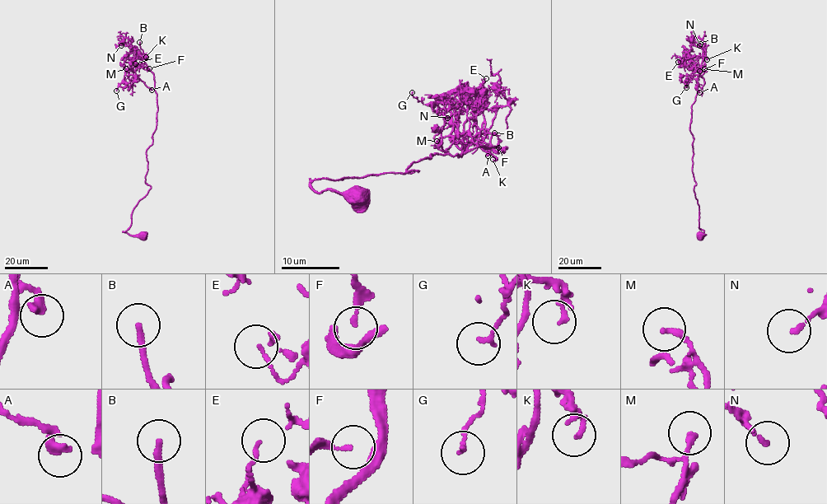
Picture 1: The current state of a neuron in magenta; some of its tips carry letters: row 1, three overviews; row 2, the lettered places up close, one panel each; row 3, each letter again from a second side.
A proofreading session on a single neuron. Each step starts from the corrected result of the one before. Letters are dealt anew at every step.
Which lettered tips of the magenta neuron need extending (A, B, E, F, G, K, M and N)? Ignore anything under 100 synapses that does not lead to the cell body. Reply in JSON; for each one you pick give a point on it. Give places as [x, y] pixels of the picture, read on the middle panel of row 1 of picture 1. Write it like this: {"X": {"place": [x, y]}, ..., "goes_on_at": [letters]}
{"B": {"place": [494, 132]}, "goes_on_at": ["B"]}

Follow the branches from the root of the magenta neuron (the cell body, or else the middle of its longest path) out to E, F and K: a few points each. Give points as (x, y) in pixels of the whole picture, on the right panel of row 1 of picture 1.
E: (699, 235), (704, 231), (698, 226), (693, 188), (689, 127), (703, 58), (690, 56), (694, 65), (678, 62)
F: (699, 235), (704, 231), (698, 226), (693, 188), (689, 127), (703, 58), (690, 56), (695, 72), (699, 71)
K: (699, 235), (704, 231), (698, 226), (693, 188), (689, 127), (704, 50), (707, 59)

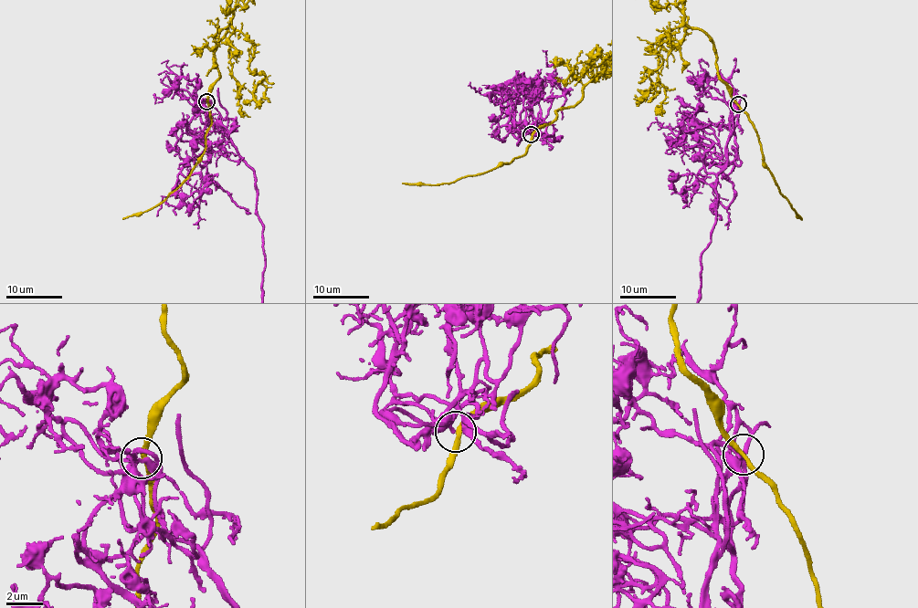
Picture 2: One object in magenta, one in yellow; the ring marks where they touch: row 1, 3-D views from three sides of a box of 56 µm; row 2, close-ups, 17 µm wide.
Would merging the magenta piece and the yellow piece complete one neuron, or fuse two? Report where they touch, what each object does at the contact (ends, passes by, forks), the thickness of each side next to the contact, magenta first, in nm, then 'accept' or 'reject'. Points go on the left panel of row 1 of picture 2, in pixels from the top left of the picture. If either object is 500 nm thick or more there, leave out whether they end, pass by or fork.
place (206, 101); magenta forks; yellow passes by; calibres 200 and 240 nm; reject

